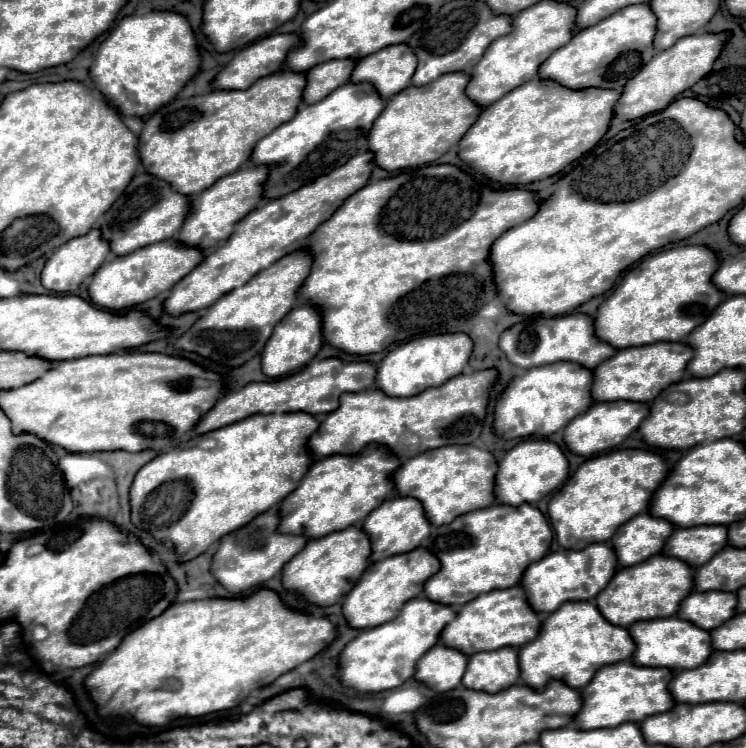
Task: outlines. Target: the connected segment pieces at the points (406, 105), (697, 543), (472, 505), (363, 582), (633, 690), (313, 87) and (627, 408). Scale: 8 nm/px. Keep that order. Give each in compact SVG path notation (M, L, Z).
M450 72L426 86L408 86L392 96L368 136L368 150L374 152L376 164L388 172L420 168L454 148L460 136L468 132L468 124L474 124L482 112L478 104L464 96L464 84L468 84L468 74Z
M700 526L700 528L676 528L674 534L666 540L662 554L676 556L690 564L692 568L700 568L716 552L720 552L728 540L724 540L724 526Z
M442 446L406 460L394 474L400 496L414 496L422 502L428 520L434 526L450 524L456 516L488 508L492 500L492 476L496 476L496 458L476 446Z
M416 548L412 552L388 556L384 560L372 562L350 594L342 602L342 612L354 628L372 628L380 626L388 620L396 618L396 612L404 608L404 604L424 592L424 580L434 576L440 570L440 560L432 556L432 552L424 552L424 548Z
M630 660L604 666L596 672L592 682L584 690L580 690L584 708L574 718L574 724L588 730L612 728L624 722L640 724L644 716L668 712L668 708L672 708L674 704L672 696L668 696L668 680L672 680L672 676L674 672L668 672L668 668L636 668L636 664L632 664Z
M328 60L324 64L316 64L316 68L310 68L306 72L308 84L304 90L304 102L314 104L328 96L328 92L334 92L340 84L346 84L354 66L356 60Z
M616 400L616 402L608 402L608 404L594 404L588 412L576 416L568 426L566 426L566 446L582 456L592 456L596 452L604 452L604 450L612 450L616 446L620 446L630 434L636 432L636 428L640 428L640 420L644 420L644 416L648 416L648 404L632 404L628 400Z

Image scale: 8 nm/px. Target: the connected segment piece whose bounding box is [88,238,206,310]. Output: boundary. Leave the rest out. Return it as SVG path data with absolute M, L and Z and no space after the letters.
M172 238L138 248L136 252L130 252L126 256L112 256L100 266L100 270L94 274L94 280L88 286L92 304L106 310L124 310L130 306L138 306L170 290L192 268L196 268L196 264L204 260L204 256L206 252L192 252L188 244L184 244L184 248L176 248L176 244L172 244Z

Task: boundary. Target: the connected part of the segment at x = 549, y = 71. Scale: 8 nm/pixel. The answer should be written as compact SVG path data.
M634 4L614 12L612 16L600 20L592 28L584 28L574 34L574 38L558 48L542 66L540 76L552 78L568 88L614 88L620 90L652 56L658 48L654 46L658 20L650 4Z

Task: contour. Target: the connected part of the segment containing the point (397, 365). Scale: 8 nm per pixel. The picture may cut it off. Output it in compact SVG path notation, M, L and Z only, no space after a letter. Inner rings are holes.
M436 334L436 336L422 336L410 340L406 344L396 346L390 350L378 366L376 384L388 396L414 396L424 392L426 388L436 388L450 378L462 374L464 366L472 354L472 340L468 334Z

